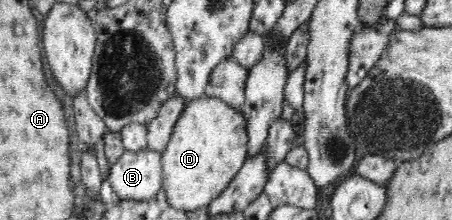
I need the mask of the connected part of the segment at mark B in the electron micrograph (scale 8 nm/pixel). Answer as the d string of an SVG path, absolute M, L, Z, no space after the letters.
M148 146L138 151L124 150L115 164L110 165L108 182L120 200L146 201L162 189L162 154Z

